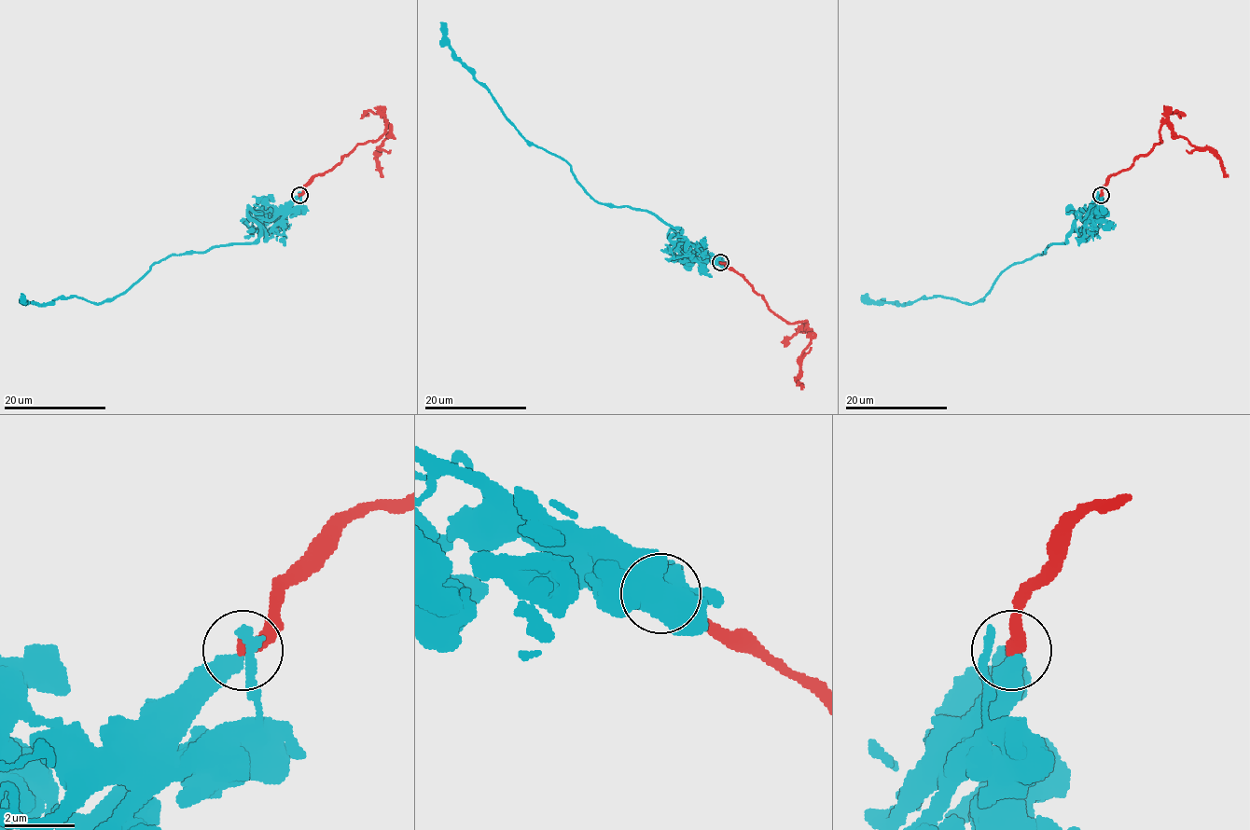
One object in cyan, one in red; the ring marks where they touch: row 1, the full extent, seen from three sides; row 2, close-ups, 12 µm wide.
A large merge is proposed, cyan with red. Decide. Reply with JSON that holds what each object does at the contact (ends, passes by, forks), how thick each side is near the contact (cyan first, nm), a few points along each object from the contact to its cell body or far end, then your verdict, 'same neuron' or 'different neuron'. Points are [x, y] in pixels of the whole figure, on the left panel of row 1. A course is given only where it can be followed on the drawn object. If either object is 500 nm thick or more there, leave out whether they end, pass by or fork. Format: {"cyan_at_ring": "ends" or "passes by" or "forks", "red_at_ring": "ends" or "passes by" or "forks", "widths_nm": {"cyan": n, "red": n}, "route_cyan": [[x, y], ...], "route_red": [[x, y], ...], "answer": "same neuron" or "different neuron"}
{"cyan_at_ring": "ends", "red_at_ring": "ends", "widths_nm": {"cyan": 400, "red": 420}, "route_cyan": [[299, 196], [270, 238], [262, 228], [252, 242], [171, 254], [101, 304], [72, 296], [34, 304], [20, 298]], "route_red": [[299, 196], [358, 145], [376, 141], [386, 123], [390, 135], [377, 158], [382, 176]], "answer": "different neuron"}

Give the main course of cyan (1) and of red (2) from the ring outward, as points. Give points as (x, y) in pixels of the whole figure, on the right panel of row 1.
1: (1101, 196), (1082, 238), (1075, 228), (1065, 242), (1006, 268), (974, 304), (933, 296), (895, 304), (860, 298)
2: (1101, 196), (1112, 175), (1162, 141), (1159, 128), (1164, 123), (1177, 135), (1216, 155), (1229, 176)

